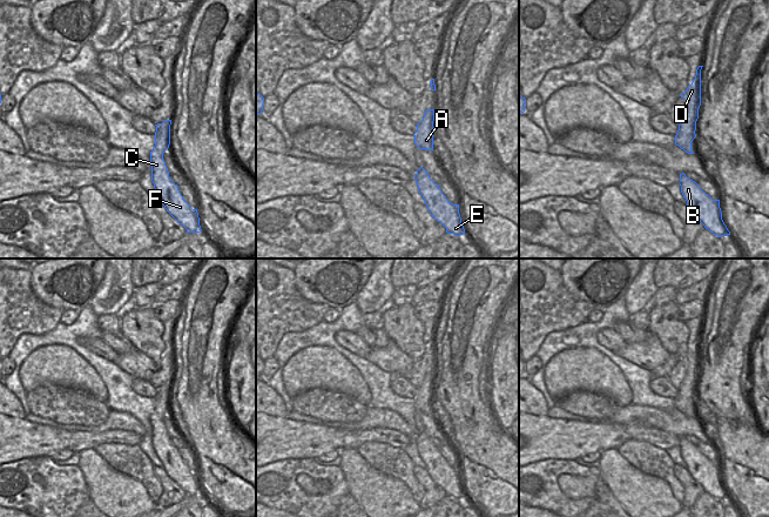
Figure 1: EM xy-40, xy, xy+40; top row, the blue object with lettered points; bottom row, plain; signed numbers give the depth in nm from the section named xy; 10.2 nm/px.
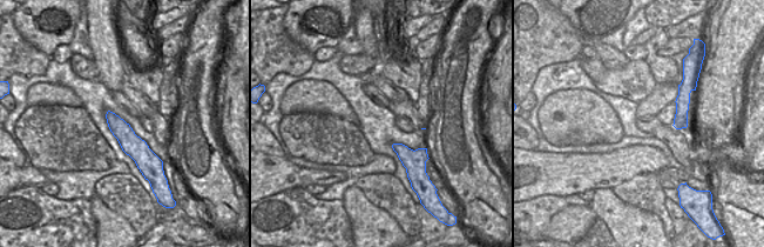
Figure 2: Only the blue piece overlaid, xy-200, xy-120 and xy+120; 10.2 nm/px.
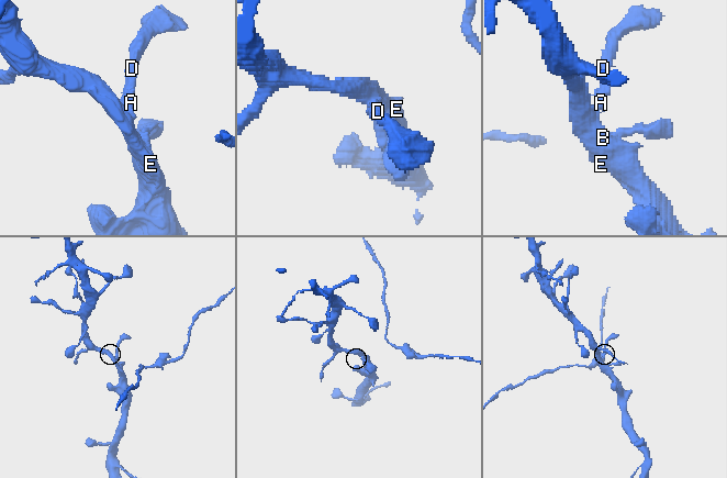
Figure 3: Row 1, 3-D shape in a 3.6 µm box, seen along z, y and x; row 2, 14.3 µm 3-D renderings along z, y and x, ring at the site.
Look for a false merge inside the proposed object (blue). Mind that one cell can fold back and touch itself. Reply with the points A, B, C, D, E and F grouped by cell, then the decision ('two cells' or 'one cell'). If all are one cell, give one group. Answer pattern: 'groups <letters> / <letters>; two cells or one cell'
groups A B C D E F; one cell

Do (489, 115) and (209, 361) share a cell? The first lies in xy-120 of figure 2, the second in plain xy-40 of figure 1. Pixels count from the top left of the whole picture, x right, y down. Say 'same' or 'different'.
different

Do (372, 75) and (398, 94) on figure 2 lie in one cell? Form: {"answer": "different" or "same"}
{"answer": "same"}

